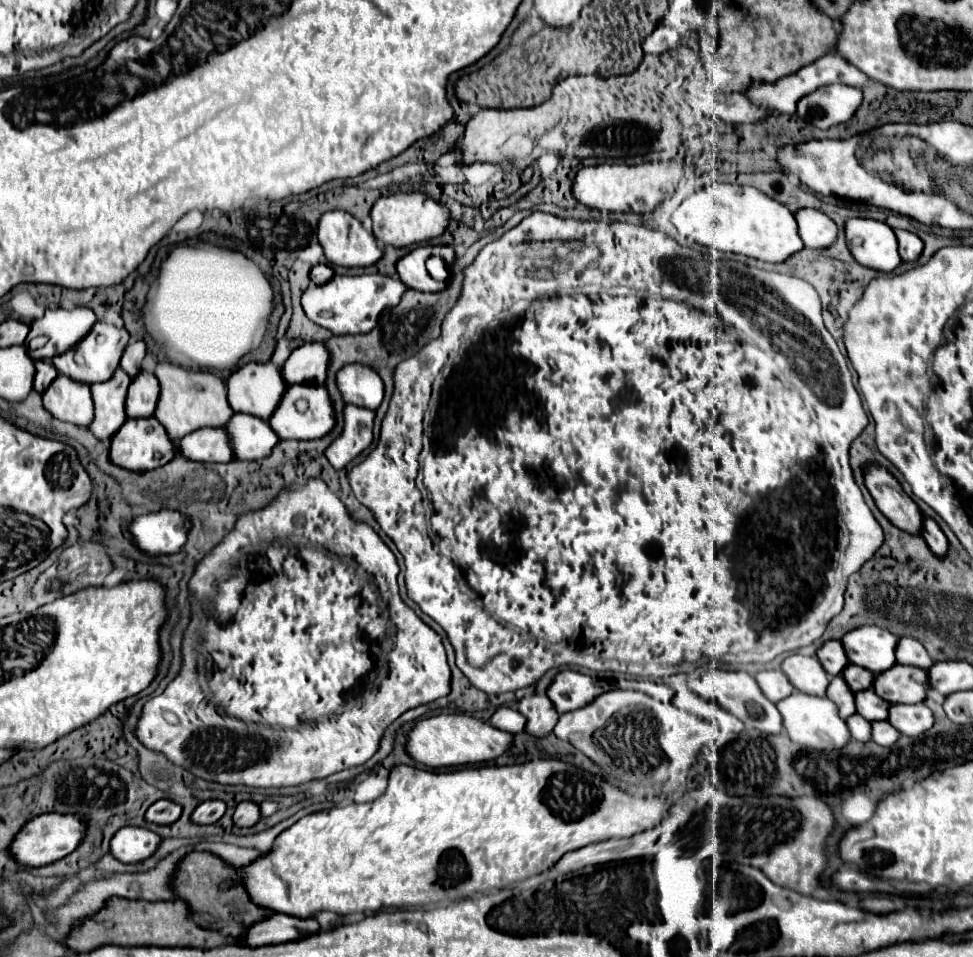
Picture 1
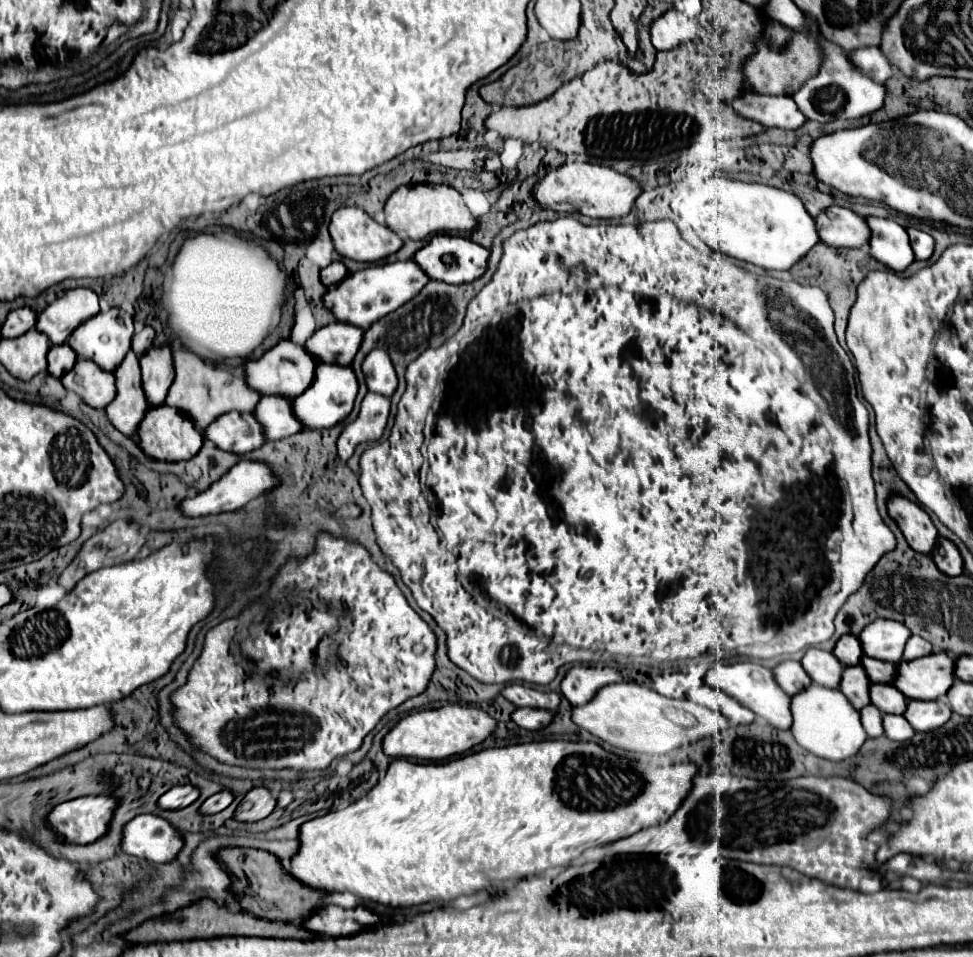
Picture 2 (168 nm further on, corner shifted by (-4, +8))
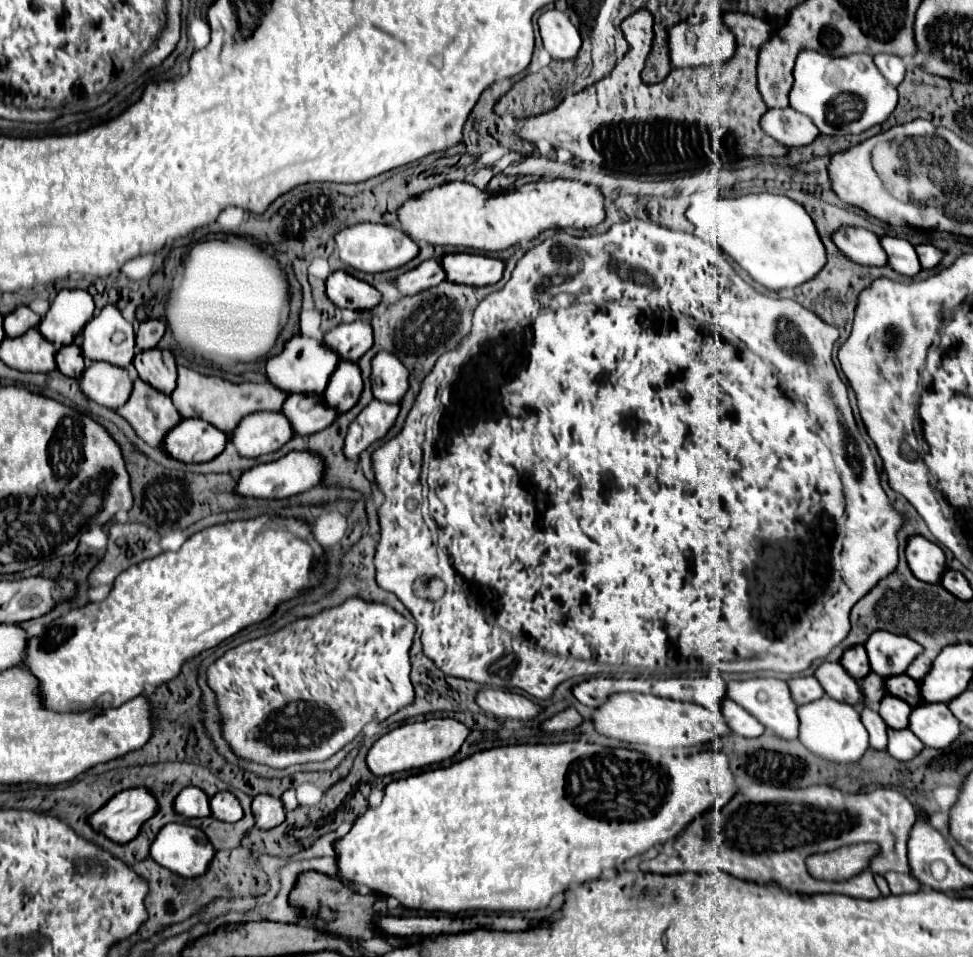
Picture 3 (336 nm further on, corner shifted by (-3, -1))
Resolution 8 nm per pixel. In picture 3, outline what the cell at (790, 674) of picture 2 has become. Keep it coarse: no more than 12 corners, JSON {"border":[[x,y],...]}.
{"border":[[813,676],[787,680],[797,706],[825,694]]}

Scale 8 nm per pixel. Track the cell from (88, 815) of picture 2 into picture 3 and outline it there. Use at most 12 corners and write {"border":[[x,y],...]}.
{"border":[[143,788],[115,794],[87,824],[123,844],[155,814]]}

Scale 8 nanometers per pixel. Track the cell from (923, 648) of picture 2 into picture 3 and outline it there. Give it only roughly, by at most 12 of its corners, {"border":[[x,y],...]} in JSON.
{"border":[[919,654],[907,668],[907,676],[923,680],[931,660]]}

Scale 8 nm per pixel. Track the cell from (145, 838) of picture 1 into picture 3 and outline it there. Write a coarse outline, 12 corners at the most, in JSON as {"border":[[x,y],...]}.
{"border":[[163,826],[149,858],[195,878],[215,850],[199,828]]}

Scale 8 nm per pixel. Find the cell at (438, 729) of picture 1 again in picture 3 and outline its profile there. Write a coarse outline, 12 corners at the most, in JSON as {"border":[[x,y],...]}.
{"border":[[431,718],[387,732],[367,754],[375,776],[453,758],[471,730]]}

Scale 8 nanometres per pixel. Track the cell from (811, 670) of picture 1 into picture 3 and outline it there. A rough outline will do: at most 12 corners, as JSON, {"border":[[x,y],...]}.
{"border":[[823,662],[815,678],[829,698],[861,702],[859,682],[839,662]]}

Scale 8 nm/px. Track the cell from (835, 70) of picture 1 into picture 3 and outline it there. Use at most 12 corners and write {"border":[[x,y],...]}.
{"border":[[879,54],[875,66],[891,86],[899,86],[905,64],[899,56]]}

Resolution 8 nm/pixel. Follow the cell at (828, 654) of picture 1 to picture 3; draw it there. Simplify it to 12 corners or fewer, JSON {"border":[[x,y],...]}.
{"border":[[863,646],[847,648],[839,664],[855,680],[869,674]]}

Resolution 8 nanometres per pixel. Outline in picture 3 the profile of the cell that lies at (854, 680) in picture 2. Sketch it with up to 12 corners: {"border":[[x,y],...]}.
{"border":[[875,672],[861,680],[863,704],[879,704],[883,678]]}

